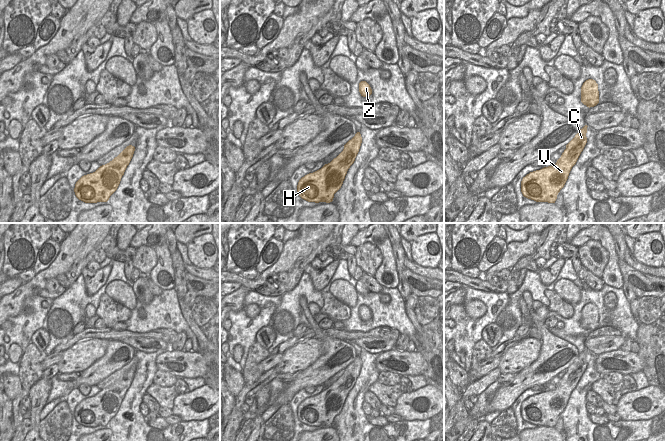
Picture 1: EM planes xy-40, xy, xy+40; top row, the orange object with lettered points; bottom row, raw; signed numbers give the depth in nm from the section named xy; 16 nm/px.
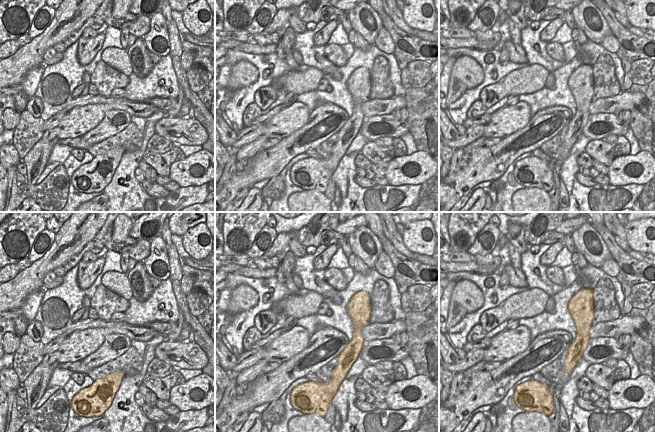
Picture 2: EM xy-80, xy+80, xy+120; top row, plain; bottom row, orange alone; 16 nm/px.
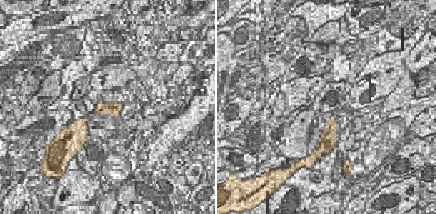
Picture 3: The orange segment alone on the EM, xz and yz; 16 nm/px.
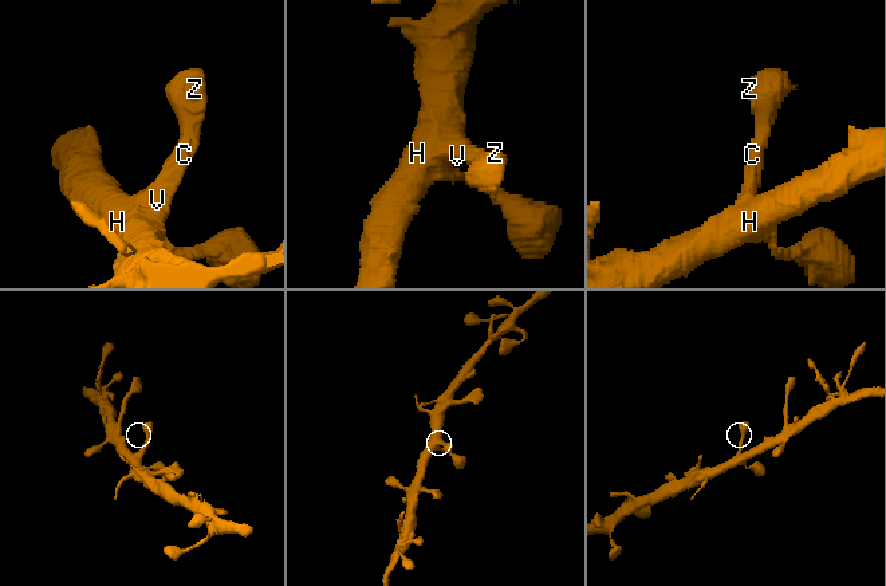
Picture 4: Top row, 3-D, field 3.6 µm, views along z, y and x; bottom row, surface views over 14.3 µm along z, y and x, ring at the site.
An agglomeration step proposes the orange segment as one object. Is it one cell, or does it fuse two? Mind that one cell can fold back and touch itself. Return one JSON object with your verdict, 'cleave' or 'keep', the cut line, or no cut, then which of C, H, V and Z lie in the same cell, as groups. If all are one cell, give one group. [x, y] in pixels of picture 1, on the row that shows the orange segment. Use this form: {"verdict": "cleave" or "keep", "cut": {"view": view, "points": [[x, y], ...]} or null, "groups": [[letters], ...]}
{"verdict": "keep", "cut": null, "groups": [["C", "H", "V", "Z"]]}

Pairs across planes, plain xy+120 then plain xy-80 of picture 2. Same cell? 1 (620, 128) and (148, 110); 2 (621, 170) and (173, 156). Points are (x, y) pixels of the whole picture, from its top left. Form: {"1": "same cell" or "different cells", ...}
{"1": "different cells", "2": "different cells"}

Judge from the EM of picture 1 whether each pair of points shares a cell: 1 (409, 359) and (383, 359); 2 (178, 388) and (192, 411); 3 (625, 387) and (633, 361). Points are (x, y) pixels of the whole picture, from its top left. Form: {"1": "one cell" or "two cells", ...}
{"1": "one cell", "2": "two cells", "3": "two cells"}

